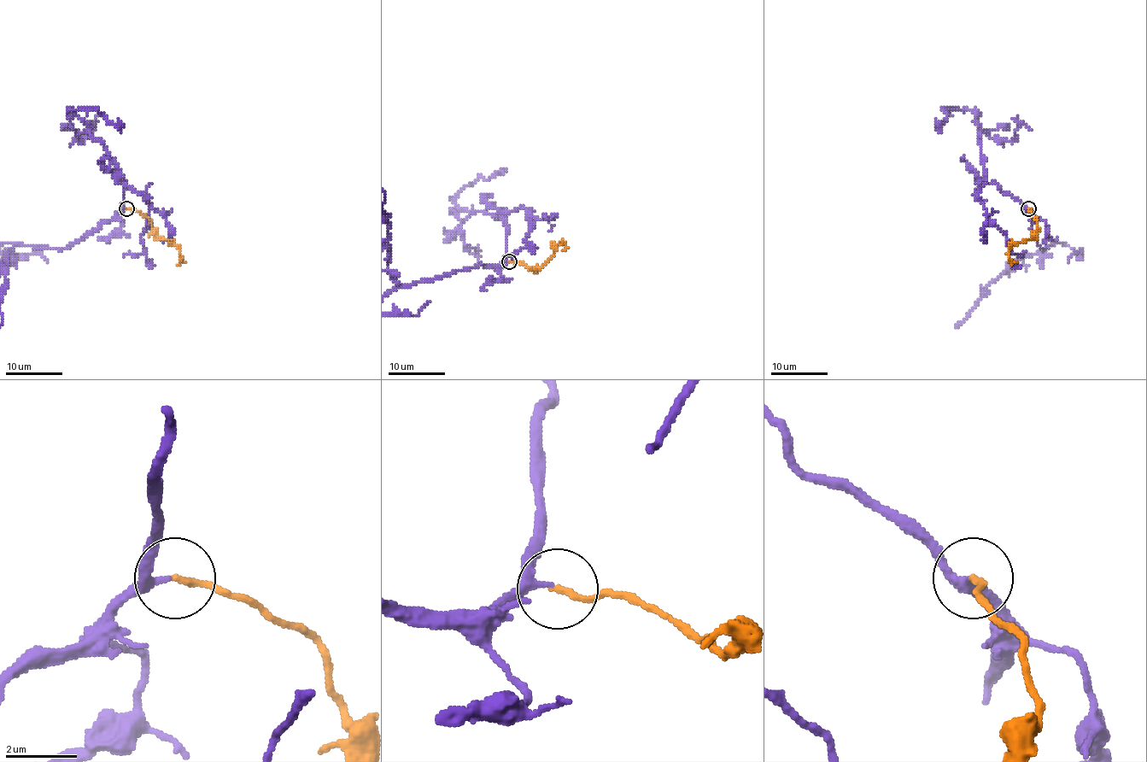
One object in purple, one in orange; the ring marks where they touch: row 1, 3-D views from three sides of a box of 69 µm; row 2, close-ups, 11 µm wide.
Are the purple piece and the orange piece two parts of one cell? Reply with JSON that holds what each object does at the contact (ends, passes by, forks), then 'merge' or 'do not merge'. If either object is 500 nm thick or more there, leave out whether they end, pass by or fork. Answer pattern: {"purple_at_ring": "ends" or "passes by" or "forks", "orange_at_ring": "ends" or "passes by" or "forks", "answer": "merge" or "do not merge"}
{"purple_at_ring": "passes by", "orange_at_ring": "ends", "answer": "merge"}

